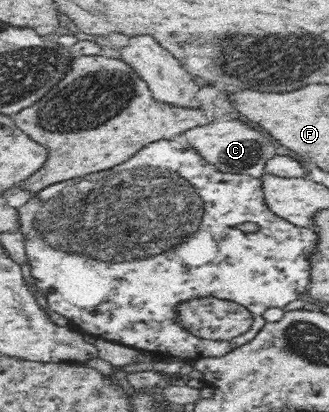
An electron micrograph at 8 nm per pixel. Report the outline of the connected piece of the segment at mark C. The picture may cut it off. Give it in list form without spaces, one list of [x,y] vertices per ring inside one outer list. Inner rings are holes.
[[[234,118],[228,121],[214,120],[184,131],[180,139],[194,149],[202,161],[214,167],[214,171],[224,174],[243,174],[259,179],[264,174],[266,161],[276,155],[272,142],[262,132]]]

